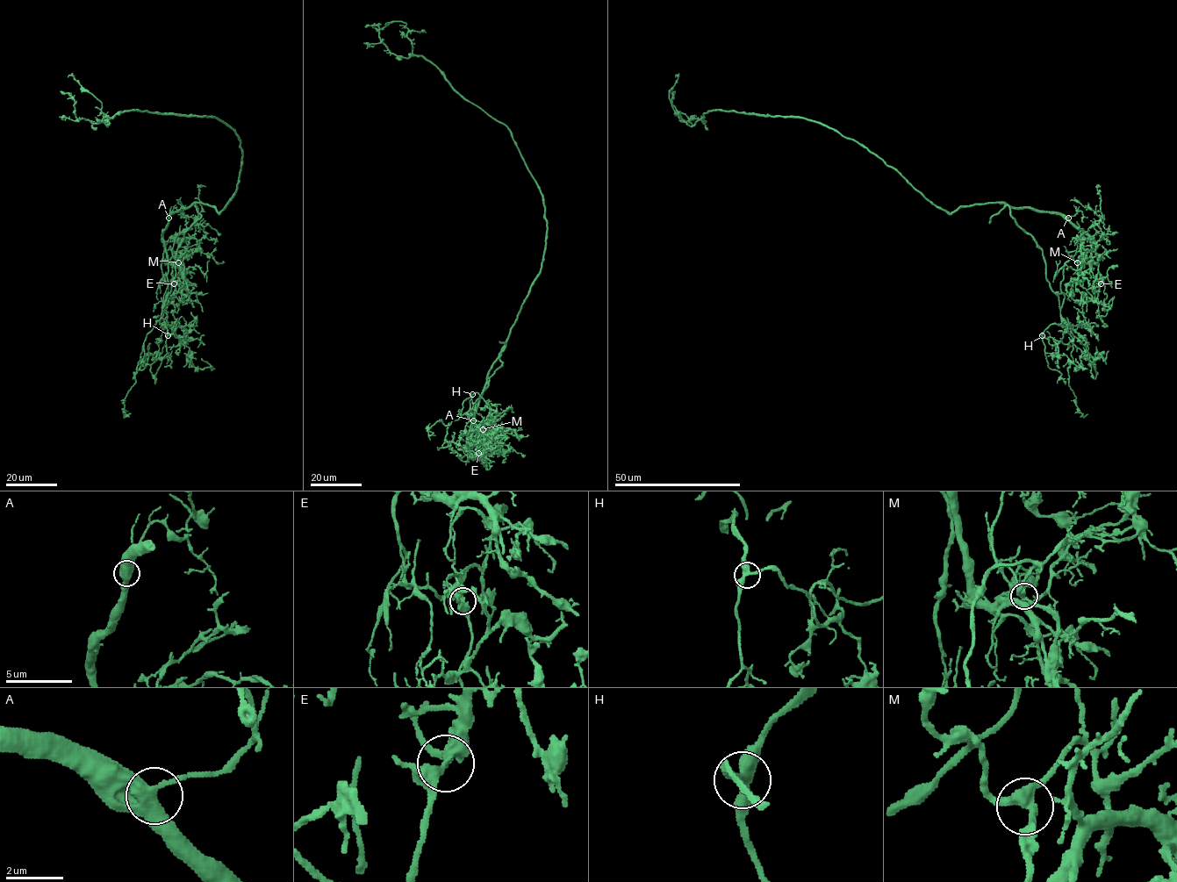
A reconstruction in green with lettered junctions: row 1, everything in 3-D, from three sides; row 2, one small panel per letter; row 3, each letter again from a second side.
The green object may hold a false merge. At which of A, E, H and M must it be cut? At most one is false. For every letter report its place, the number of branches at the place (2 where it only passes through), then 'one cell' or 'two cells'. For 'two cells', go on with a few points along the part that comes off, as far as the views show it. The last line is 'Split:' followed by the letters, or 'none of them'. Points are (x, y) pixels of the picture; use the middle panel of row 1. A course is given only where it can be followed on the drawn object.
A: (473, 420) | 3 | one cell
E: (478, 453) | 3 | two cells | (478, 453), (466, 451), (473, 414), (540, 271), (542, 195), (511, 131), (412, 53), (405, 22), (372, 27)
H: (472, 394) | 3 | one cell
M: (483, 429) | 3 | one cell
Split: E

